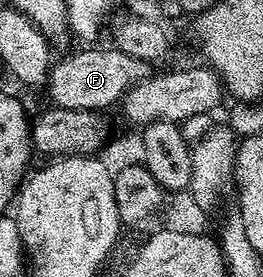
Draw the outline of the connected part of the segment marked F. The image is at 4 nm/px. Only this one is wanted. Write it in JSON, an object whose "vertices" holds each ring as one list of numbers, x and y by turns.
{"vertices":[[83,47,80,53,71,53,54,62,51,66,51,73,47,77,45,92,51,96,50,104,57,108,73,108,79,111,92,109,96,111,107,111,111,104,122,102,127,95,127,90,138,85,149,76,148,62,129,55,117,47,111,49,91,49,95,47]]}

